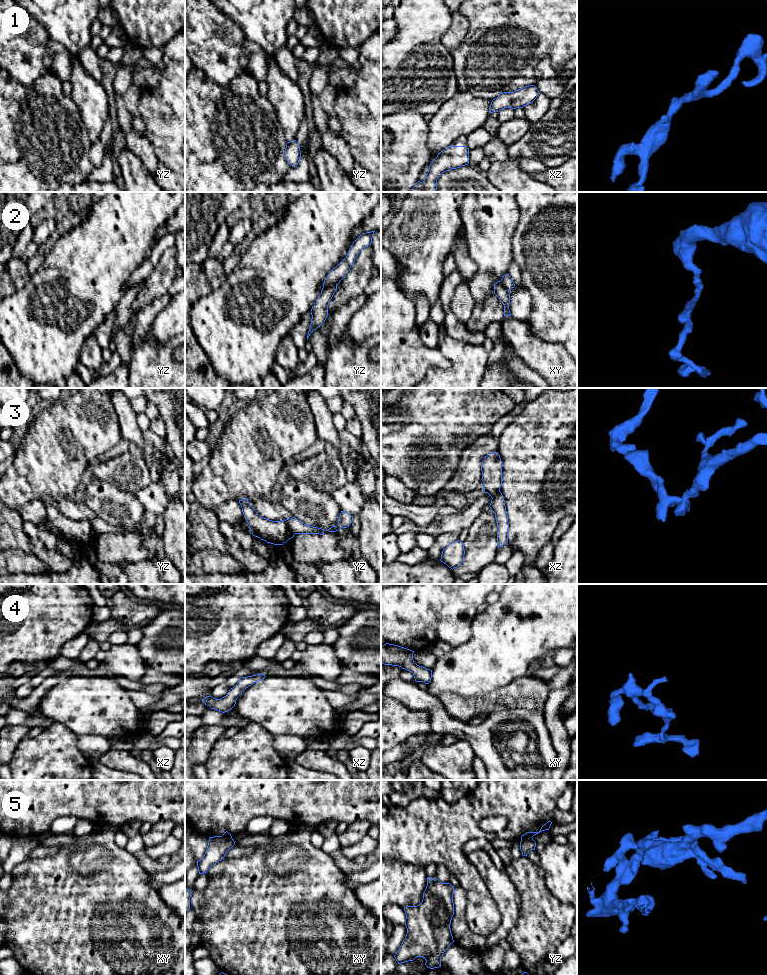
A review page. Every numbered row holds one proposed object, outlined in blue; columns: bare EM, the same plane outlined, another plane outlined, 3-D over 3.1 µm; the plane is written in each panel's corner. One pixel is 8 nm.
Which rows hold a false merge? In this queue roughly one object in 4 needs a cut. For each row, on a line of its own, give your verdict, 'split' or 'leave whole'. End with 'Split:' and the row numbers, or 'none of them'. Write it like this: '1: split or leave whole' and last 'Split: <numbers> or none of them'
1: leave whole
2: split
3: split
4: leave whole
5: split
Split: 2, 3, 5

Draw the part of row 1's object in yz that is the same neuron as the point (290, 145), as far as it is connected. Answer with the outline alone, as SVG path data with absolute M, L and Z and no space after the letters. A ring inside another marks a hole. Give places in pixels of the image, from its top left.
M296 140L286 143L285 157L290 166L296 167L301 158L300 146Z

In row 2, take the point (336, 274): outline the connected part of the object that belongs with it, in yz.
M375 231L363 233L352 243L346 258L343 259L335 268L333 268L328 273L327 277L324 280L323 288L328 287L335 282L341 281L344 278L344 276L353 266L359 252L368 245L371 245L374 232Z

